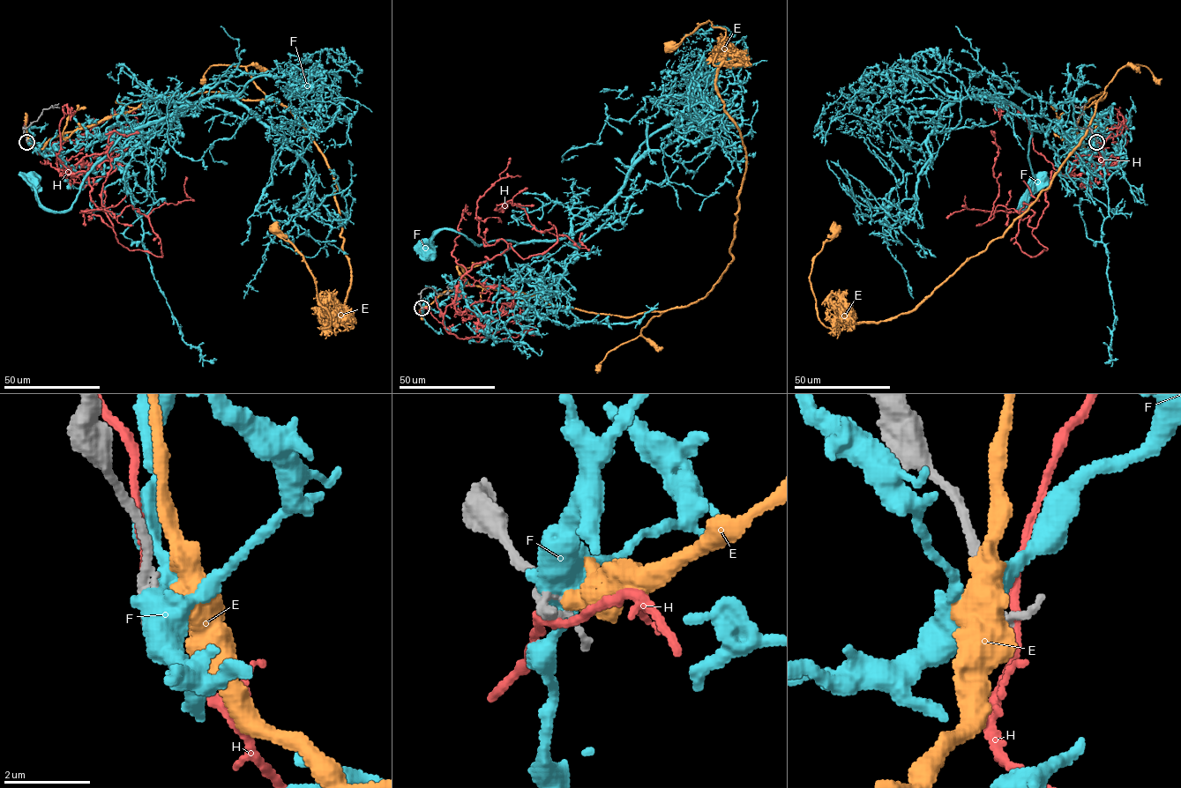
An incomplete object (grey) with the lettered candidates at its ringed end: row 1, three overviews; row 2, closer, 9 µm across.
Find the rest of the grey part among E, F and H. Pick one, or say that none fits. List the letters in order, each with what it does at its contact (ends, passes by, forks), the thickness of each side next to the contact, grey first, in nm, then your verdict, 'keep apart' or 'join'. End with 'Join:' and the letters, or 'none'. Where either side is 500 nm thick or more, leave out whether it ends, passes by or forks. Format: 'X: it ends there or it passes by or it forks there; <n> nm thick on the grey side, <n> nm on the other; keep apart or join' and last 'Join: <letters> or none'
E: it forks there; 200 nm thick on the grey side, 440 nm on the other; keep apart
F: 260 nm thick on the grey side, 550 nm on the other; keep apart
H: it passes by; 240 nm thick on the grey side, 180 nm on the other; keep apart
Join: none

